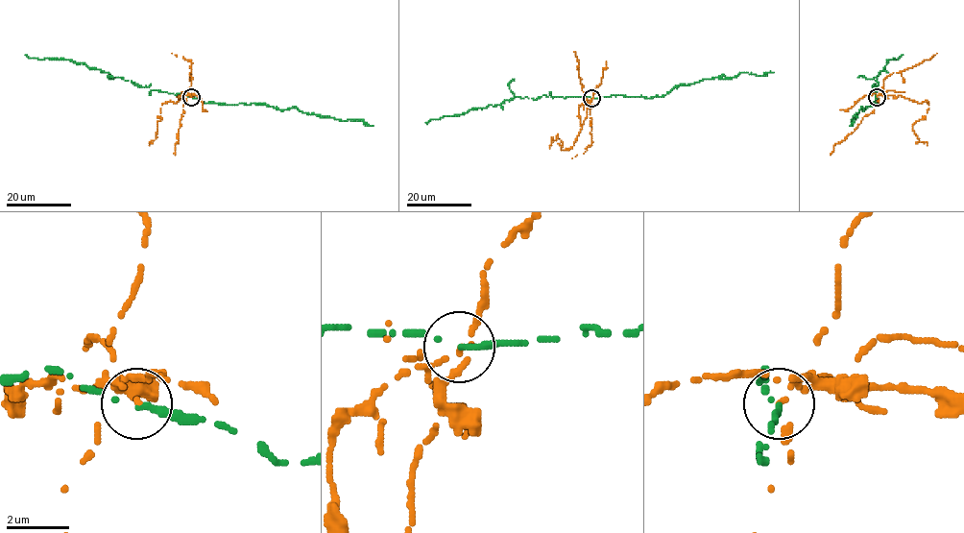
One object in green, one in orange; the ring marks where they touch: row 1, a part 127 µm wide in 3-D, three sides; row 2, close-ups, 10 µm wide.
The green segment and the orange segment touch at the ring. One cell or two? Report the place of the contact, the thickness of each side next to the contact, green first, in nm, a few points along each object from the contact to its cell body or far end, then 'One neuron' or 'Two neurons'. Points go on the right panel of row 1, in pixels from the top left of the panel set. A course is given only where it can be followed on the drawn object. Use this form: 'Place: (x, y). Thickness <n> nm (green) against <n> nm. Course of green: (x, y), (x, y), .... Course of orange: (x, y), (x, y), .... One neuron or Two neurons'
Place: (877, 97). Thickness 240 nm (green) against 130 nm. Course of green: (877, 97), (873, 104), (877, 105), (863, 109), (861, 108), (857, 117), (851, 120), (855, 119), (851, 125). Course of orange: (877, 97), (902, 95), (918, 104), (928, 103), (926, 115), (912, 129), (920, 142), (927, 145). Two neurons

